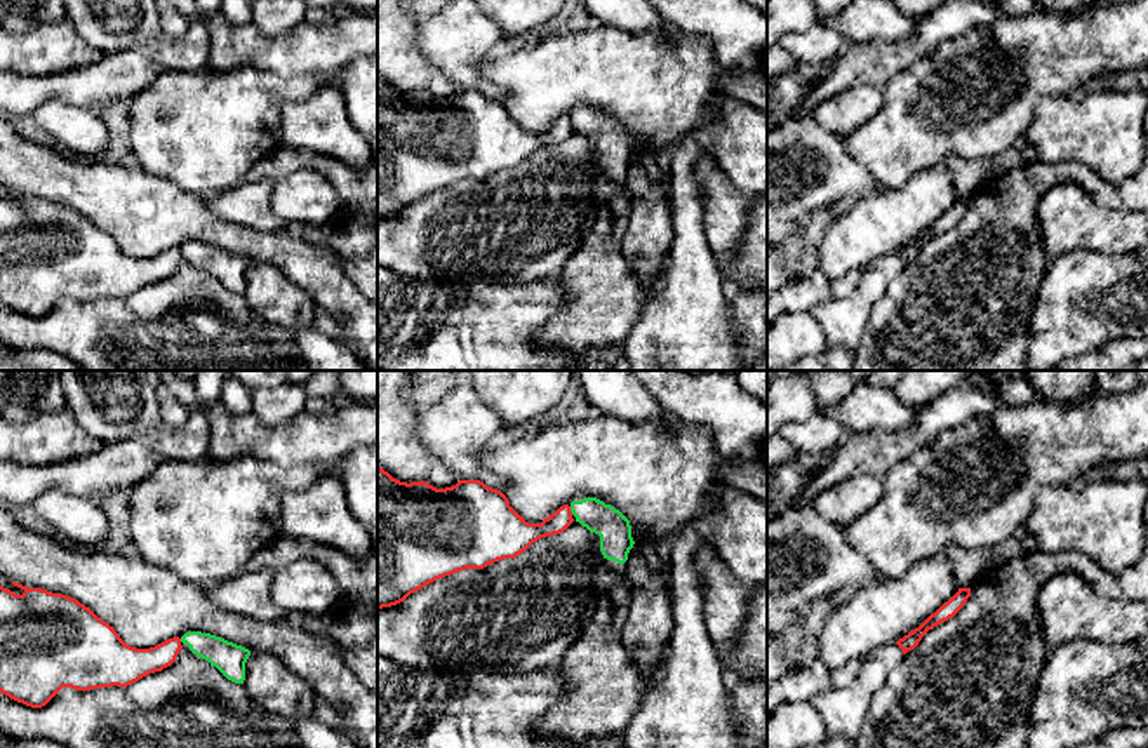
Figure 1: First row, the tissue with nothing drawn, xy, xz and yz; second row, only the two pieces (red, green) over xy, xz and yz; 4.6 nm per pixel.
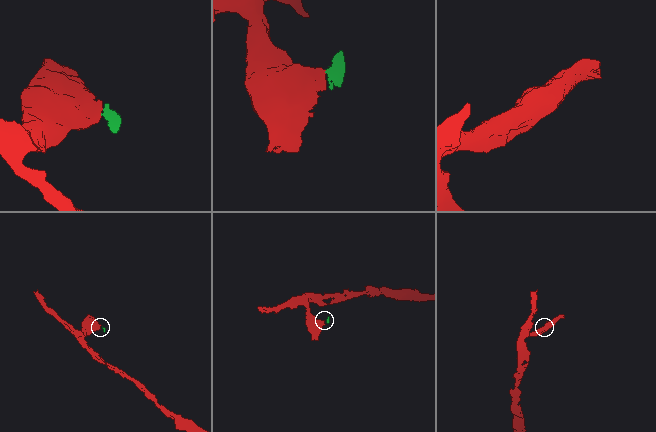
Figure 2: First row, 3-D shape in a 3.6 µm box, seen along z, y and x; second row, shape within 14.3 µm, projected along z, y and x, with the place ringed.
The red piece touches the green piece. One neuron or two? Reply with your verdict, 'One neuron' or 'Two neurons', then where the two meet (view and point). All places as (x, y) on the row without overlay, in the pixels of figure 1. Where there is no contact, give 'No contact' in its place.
Two neurons. Touches red at xz (569, 120)

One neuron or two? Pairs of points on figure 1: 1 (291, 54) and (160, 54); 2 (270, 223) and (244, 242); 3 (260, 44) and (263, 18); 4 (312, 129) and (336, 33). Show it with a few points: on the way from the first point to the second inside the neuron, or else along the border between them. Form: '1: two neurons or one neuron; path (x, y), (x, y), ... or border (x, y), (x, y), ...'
1: two neurons; border (207, 18), (209, 65)
2: two neurons; border (221, 218), (260, 230), (287, 227)
3: two neurons; border (251, 21), (268, 35), (284, 35), (300, 21)
4: two neurons; border (327, 77), (336, 79)

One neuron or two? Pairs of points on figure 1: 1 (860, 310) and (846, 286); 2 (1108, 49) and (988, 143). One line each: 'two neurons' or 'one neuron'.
1: two neurons
2: one neuron

